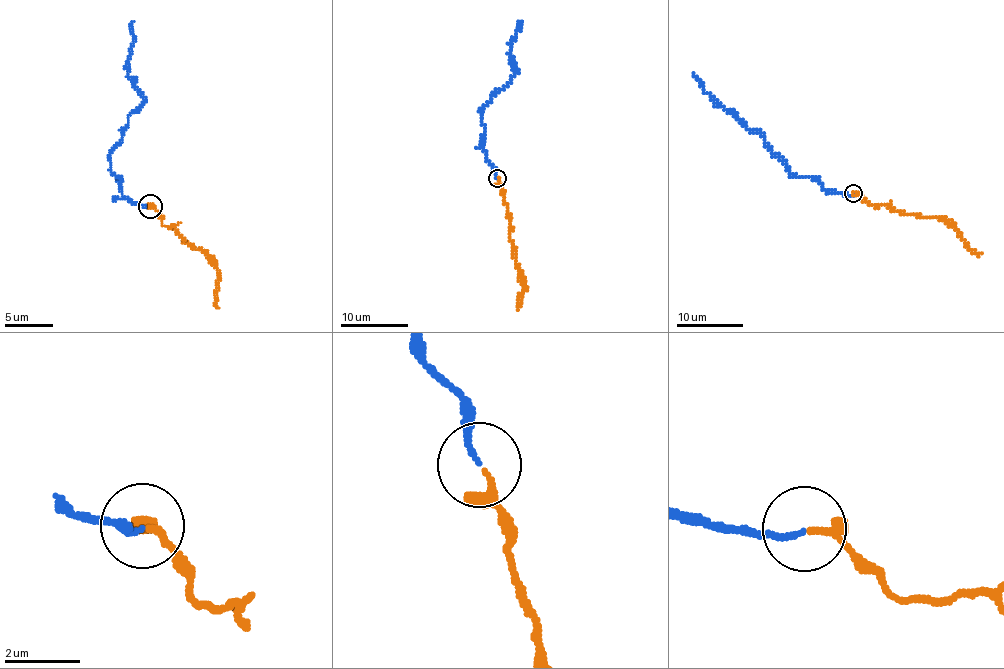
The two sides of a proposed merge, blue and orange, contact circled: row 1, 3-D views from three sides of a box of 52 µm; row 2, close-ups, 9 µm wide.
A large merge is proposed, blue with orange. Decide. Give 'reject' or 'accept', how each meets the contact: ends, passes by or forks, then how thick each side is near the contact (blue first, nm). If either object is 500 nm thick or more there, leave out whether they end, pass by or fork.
accept; blue ends; orange passes by; calibres 130 and 130 nm

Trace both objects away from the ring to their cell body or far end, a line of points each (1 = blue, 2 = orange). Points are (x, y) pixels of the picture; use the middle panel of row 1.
1: (496, 178), (495, 167), (487, 158), (482, 145), (482, 106), (515, 72), (509, 52), (521, 20)
2: (498, 178), (509, 218), (510, 238), (525, 285), (517, 309)

